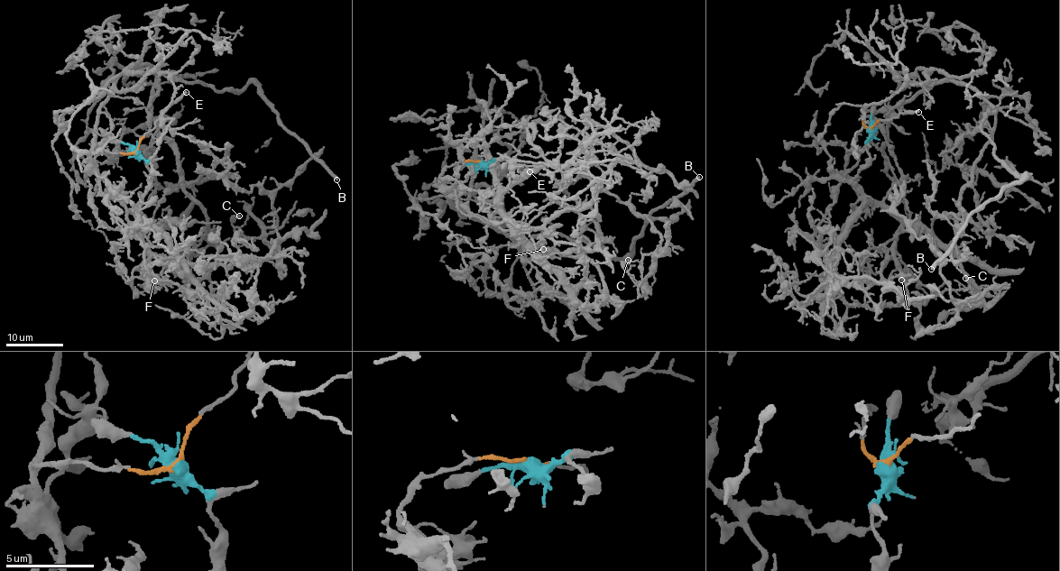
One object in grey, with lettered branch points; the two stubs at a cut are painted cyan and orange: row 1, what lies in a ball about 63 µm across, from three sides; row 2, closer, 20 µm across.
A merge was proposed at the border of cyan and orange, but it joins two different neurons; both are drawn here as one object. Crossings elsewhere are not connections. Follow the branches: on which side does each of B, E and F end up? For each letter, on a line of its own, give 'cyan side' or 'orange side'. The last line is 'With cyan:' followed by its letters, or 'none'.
B: orange side
E: orange side
F: cyan side
With cyan: F

